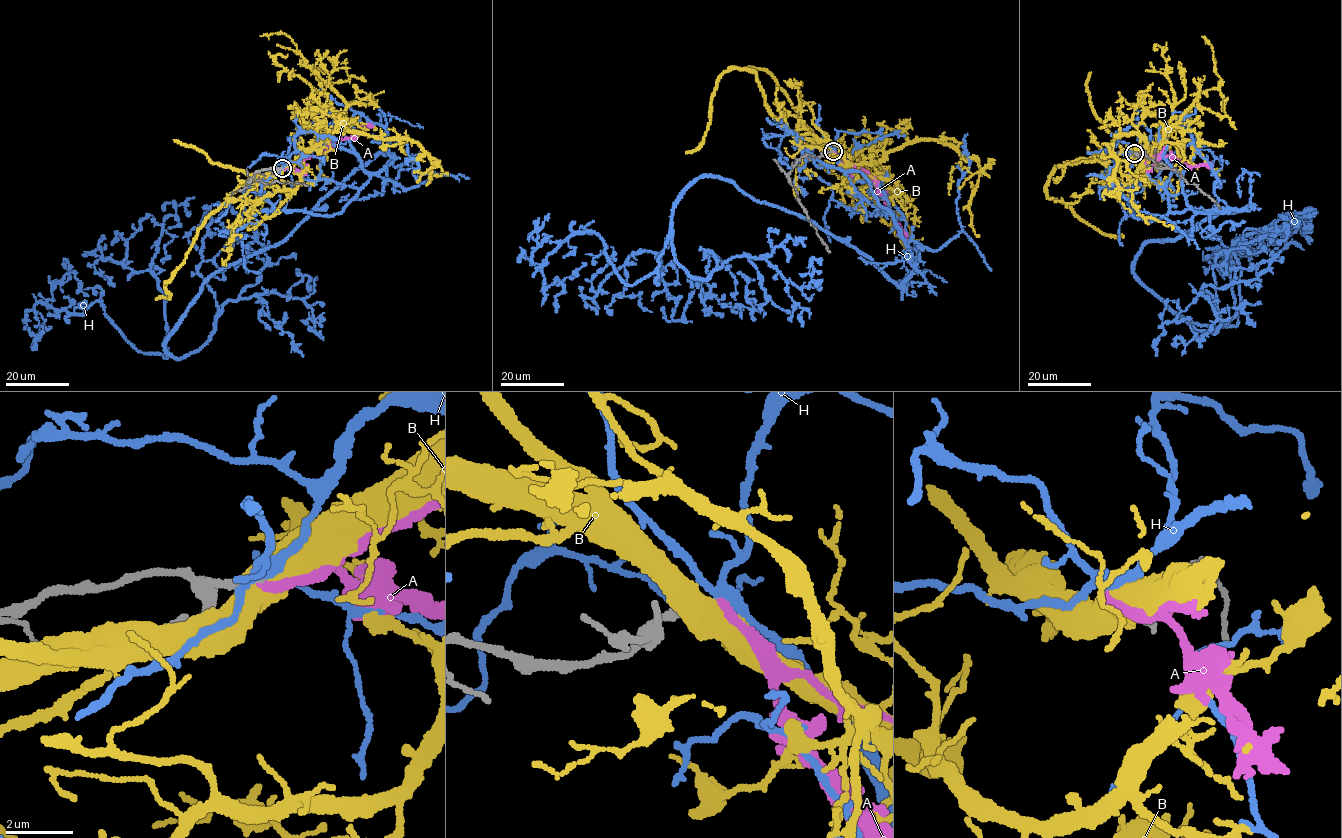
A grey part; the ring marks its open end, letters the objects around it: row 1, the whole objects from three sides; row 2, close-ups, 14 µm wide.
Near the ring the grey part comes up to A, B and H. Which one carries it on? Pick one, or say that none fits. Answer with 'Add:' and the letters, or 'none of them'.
Add: none of them

